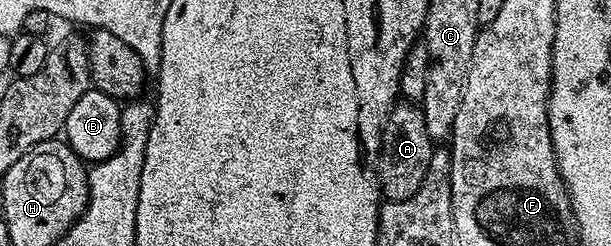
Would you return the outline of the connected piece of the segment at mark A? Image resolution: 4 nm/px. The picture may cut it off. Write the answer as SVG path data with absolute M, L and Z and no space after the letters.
M397 102L384 120L384 131L380 134L380 150L375 161L376 176L380 180L380 191L385 201L410 198L422 186L430 158L434 151L434 141L426 130L423 110L412 102Z

